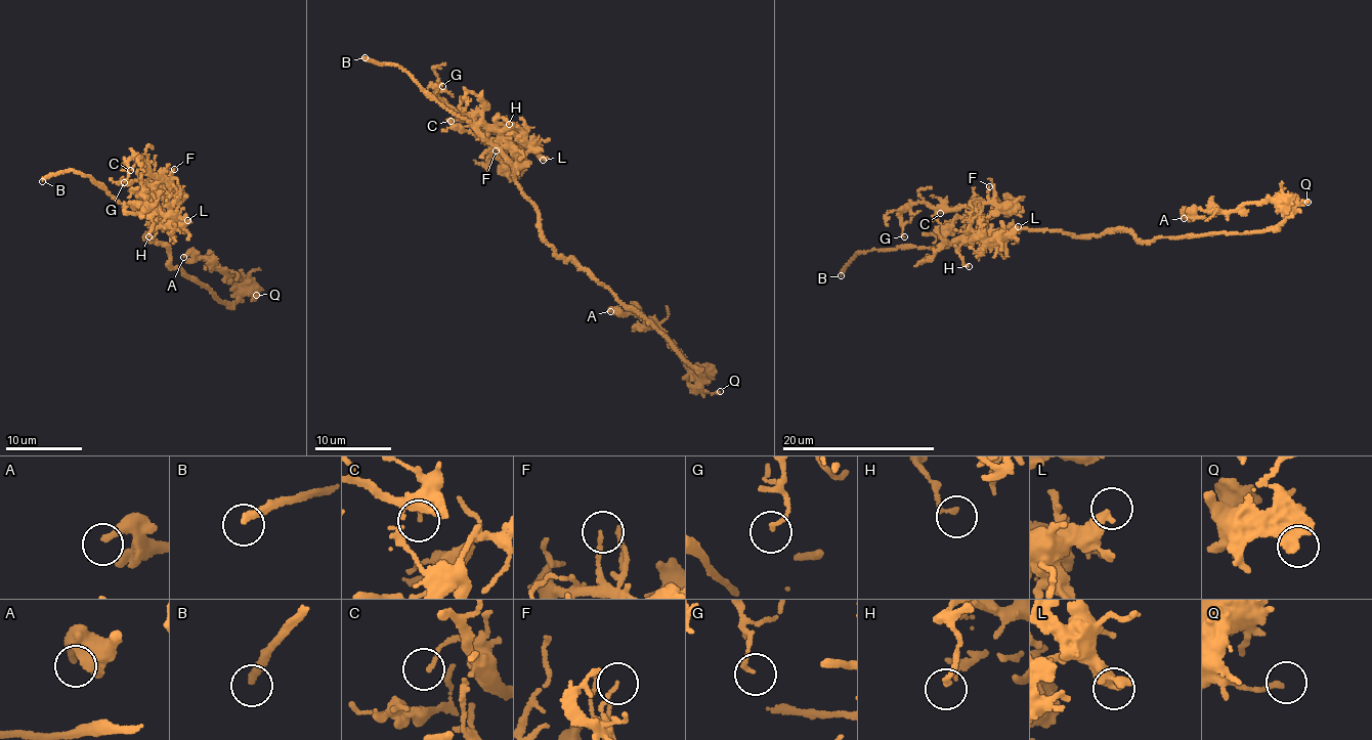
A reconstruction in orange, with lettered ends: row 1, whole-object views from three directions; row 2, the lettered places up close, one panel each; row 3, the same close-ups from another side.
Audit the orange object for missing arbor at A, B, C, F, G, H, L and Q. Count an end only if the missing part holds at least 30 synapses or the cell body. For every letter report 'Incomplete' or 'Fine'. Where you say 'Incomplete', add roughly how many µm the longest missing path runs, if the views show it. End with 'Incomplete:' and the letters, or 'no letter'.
A: Fine
B: Incomplete. Missing length about 45 µm
C: Fine
F: Fine
G: Fine
H: Fine
L: Fine
Q: Fine
Incomplete: B

